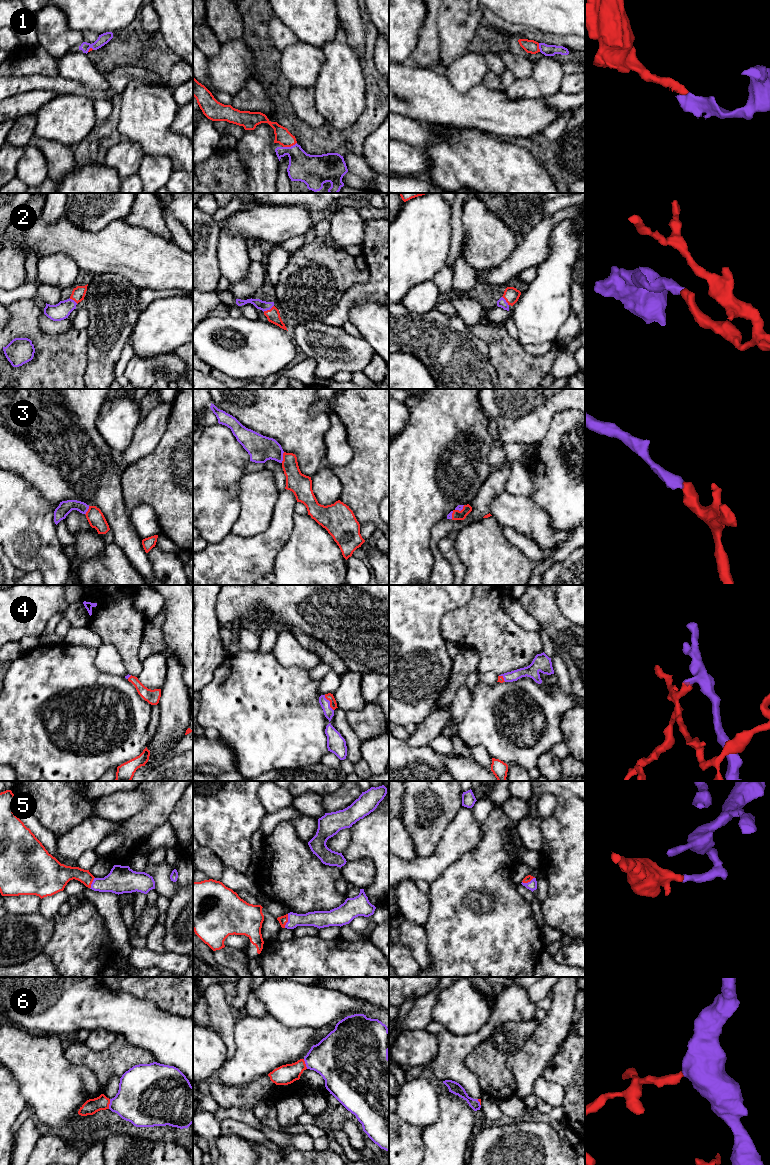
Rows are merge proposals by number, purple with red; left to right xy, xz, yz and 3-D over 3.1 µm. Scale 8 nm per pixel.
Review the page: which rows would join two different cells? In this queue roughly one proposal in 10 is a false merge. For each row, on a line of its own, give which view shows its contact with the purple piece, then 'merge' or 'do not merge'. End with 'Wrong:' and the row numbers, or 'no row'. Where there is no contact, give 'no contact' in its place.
1: contact in xz; merge
2: contact in xz; merge
3: contact in xz; merge
4: contact in xz; merge
5: contact in xz; merge
6: contact in xy; merge
Wrong: no row

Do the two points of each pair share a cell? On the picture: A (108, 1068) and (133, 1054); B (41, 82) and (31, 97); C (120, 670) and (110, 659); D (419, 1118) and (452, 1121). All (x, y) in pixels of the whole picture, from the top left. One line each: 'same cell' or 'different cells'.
A: same cell
B: different cells
C: same cell
D: different cells

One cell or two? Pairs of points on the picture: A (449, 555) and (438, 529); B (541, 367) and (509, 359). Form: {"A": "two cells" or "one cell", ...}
{"A": "two cells", "B": "one cell"}

